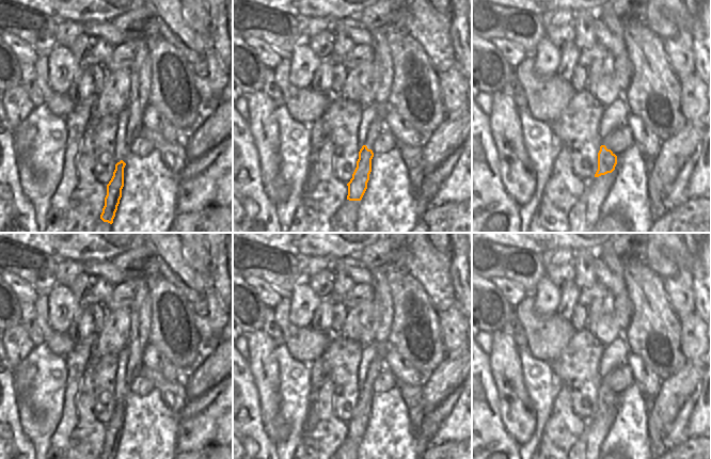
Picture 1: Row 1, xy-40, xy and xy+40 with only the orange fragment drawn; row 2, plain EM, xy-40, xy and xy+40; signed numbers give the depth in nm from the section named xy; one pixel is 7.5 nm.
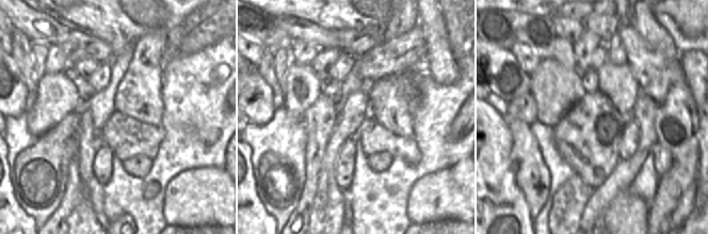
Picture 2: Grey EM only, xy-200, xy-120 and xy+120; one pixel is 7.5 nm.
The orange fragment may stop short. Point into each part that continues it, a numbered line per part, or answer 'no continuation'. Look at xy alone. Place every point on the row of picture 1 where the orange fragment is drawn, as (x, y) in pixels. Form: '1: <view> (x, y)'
no continuation.

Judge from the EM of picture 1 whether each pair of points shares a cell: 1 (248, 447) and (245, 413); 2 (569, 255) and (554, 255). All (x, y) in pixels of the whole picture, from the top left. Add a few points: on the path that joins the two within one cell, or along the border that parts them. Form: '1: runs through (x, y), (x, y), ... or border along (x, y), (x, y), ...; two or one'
1: runs through (245, 439), (245, 422); one
2: runs through (566, 255), (557, 255); one

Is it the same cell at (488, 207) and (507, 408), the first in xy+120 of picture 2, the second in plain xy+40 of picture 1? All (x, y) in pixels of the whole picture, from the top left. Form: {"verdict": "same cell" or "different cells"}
{"verdict": "different cells"}

